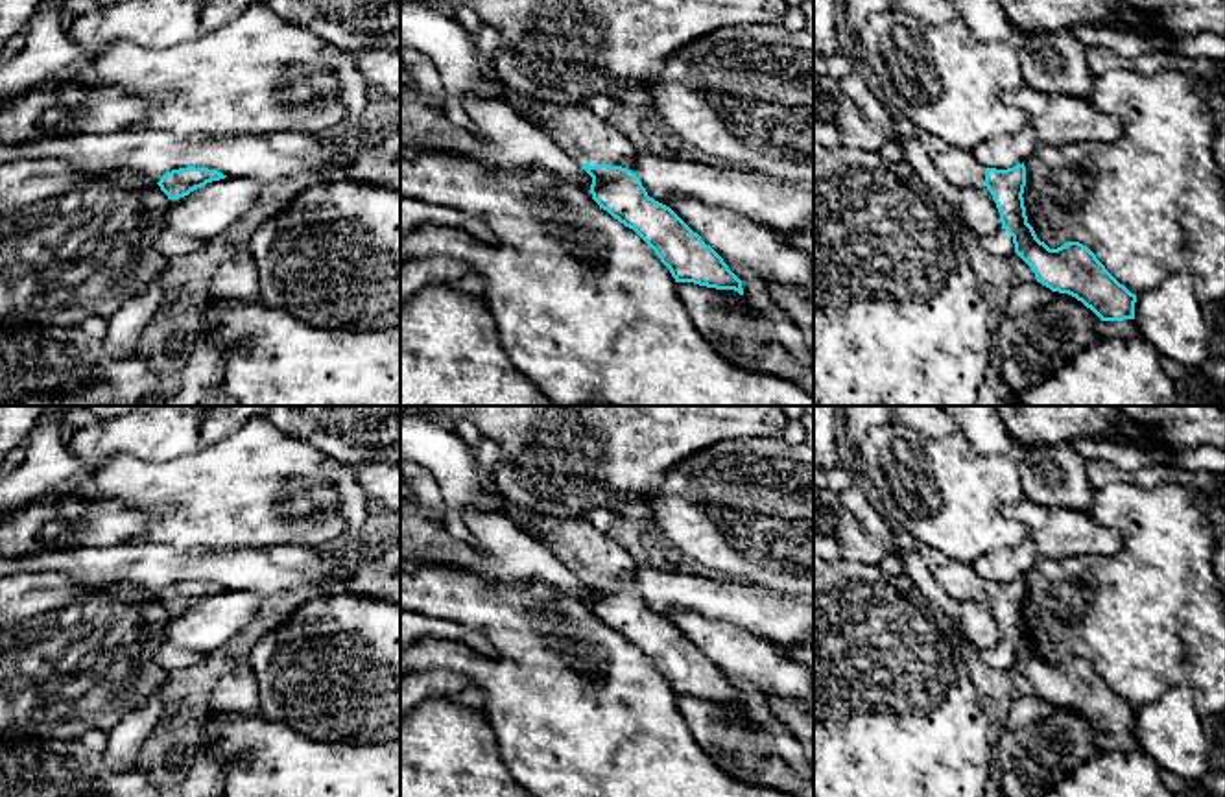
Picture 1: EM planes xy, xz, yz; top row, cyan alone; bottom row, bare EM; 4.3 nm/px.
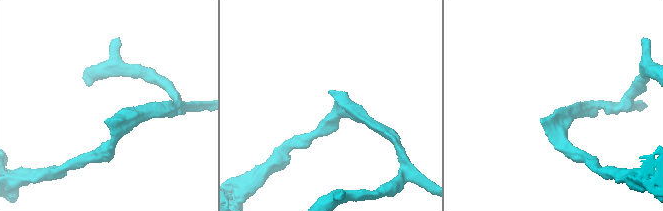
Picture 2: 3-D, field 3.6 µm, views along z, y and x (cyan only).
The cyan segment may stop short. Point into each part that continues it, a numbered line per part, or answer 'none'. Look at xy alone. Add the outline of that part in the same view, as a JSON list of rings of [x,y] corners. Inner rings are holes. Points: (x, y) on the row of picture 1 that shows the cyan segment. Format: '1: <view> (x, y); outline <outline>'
none

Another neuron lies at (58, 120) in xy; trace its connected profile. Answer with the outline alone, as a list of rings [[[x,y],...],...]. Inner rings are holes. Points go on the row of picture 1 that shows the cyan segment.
[[[55,103],[42,113],[39,125],[50,137],[72,137],[79,133],[77,114],[76,109],[66,109],[63,103]]]

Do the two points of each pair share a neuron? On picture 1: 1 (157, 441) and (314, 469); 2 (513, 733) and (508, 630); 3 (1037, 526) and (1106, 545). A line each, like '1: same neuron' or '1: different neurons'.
1: different neurons
2: same neuron
3: same neuron

